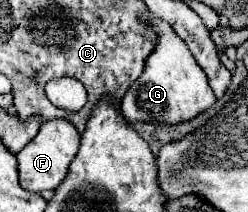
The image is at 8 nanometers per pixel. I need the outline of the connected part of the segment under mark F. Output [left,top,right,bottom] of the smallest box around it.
[16,119,80,193]

